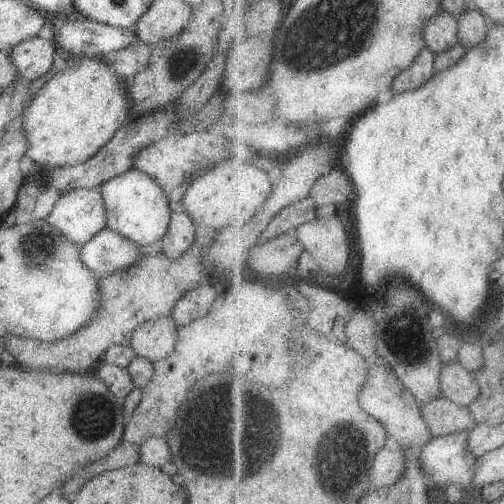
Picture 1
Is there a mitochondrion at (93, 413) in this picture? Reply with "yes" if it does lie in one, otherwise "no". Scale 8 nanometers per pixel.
yes

